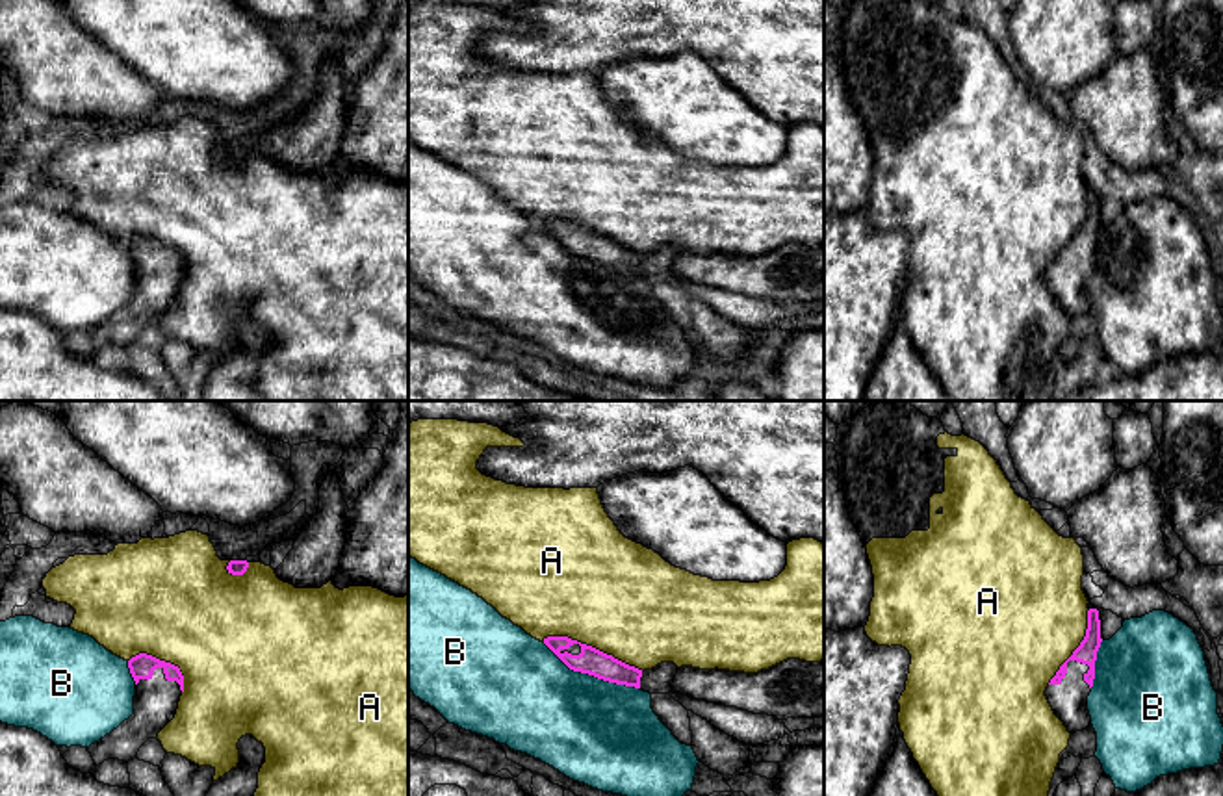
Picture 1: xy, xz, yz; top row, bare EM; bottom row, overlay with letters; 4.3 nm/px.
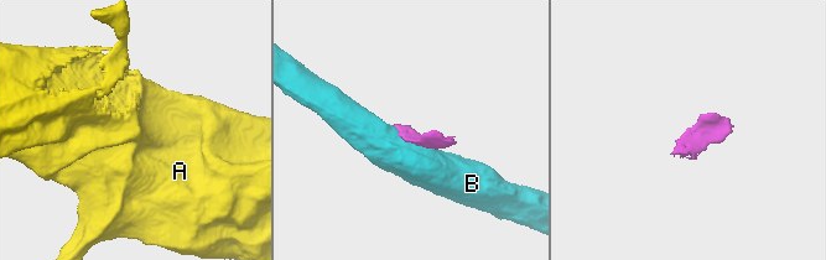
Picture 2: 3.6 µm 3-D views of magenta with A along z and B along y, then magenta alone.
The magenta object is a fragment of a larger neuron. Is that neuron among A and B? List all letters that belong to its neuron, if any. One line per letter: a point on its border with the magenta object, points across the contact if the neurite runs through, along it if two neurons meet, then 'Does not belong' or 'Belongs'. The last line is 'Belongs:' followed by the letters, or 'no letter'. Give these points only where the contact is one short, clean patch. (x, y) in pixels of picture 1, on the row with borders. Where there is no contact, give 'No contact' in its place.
A: Touches magenta at xz (591, 646). Does not belong
B: Touches magenta at xz (591, 674). Does not belong
Belongs: no letter

